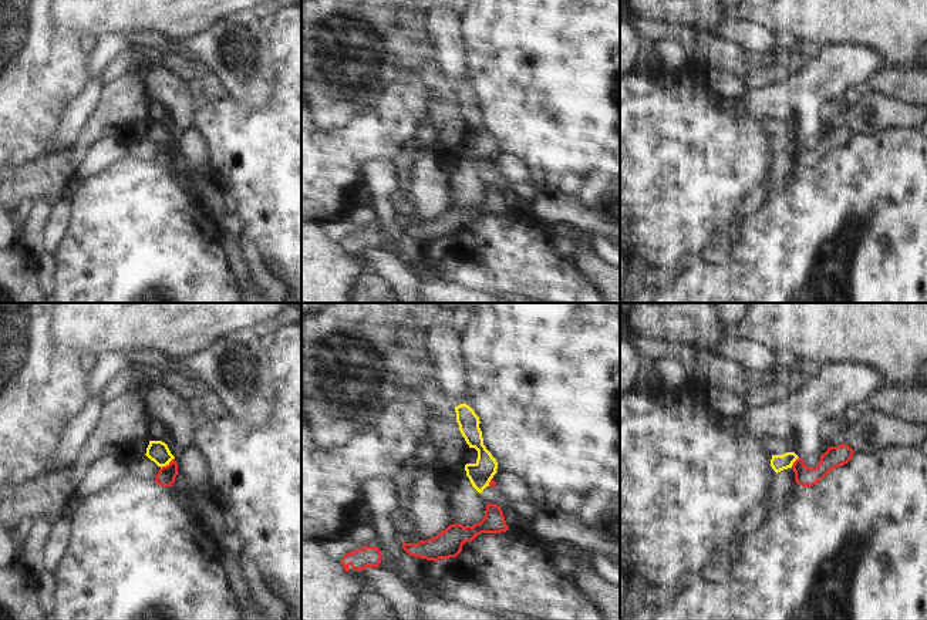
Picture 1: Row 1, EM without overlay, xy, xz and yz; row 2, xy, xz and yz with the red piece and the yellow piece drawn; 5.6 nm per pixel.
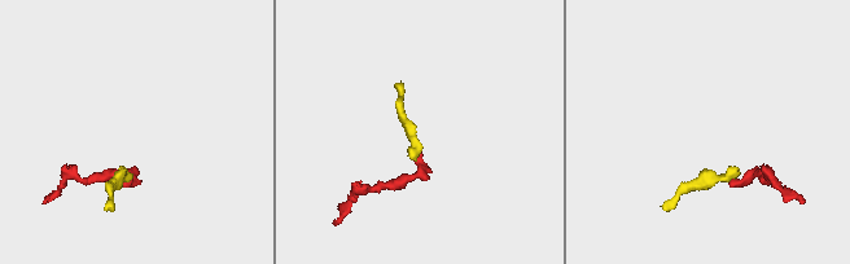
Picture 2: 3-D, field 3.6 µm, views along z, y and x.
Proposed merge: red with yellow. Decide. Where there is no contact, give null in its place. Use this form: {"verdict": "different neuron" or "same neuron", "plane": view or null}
{"verdict": "different neuron", "plane": "xy"}

